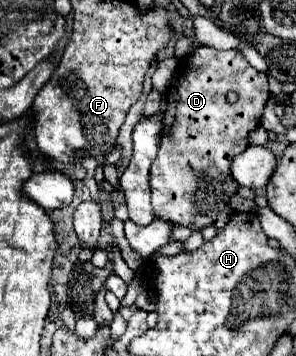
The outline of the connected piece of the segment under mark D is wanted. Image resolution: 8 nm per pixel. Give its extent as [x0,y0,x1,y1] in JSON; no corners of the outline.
[150,47,270,231]

